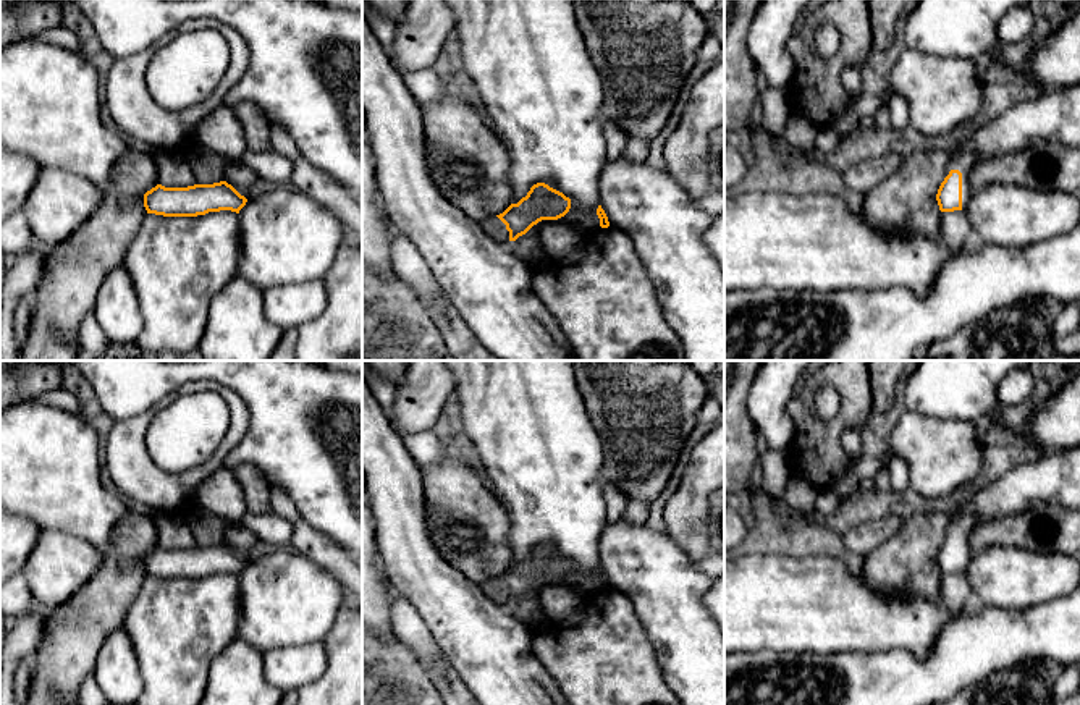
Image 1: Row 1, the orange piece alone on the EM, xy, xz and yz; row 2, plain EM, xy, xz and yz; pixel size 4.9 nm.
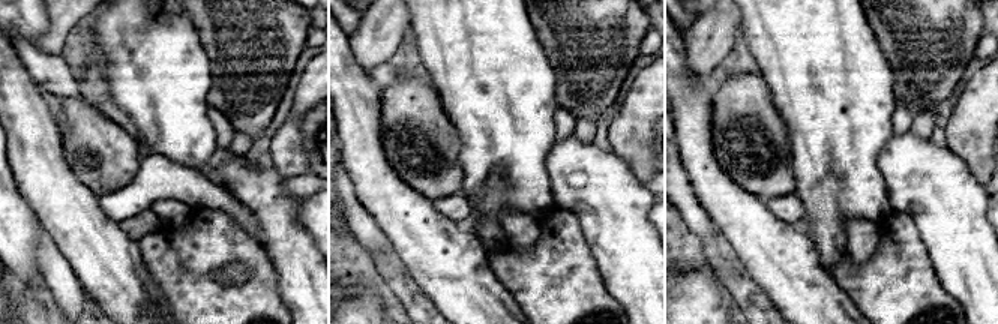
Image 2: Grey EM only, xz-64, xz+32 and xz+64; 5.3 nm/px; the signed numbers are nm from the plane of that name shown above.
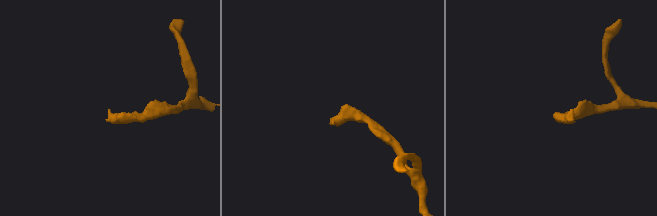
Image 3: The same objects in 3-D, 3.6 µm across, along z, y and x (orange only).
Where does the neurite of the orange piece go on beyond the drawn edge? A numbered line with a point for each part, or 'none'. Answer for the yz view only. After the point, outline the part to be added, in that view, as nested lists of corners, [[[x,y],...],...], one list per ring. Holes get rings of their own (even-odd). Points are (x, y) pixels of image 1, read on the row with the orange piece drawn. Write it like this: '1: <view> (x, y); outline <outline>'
1: yz (1054, 115); outline [[[1080,6],[1069,18],[1061,18],[1057,31],[1033,47],[1028,63],[1031,76],[1022,74],[1022,79],[1033,89],[1035,81],[1049,89],[952,141],[952,147],[947,150],[946,176],[951,170],[962,173],[962,210],[972,196],[968,173],[977,162],[1051,141],[1074,147],[1080,146]]]

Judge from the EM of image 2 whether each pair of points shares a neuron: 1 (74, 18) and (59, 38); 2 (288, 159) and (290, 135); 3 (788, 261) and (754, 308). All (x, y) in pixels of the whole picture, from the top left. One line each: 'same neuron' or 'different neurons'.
1: same neuron
2: same neuron
3: different neurons

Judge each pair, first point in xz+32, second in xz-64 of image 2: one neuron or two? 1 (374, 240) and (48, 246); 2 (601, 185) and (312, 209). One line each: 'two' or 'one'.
1: one
2: two

